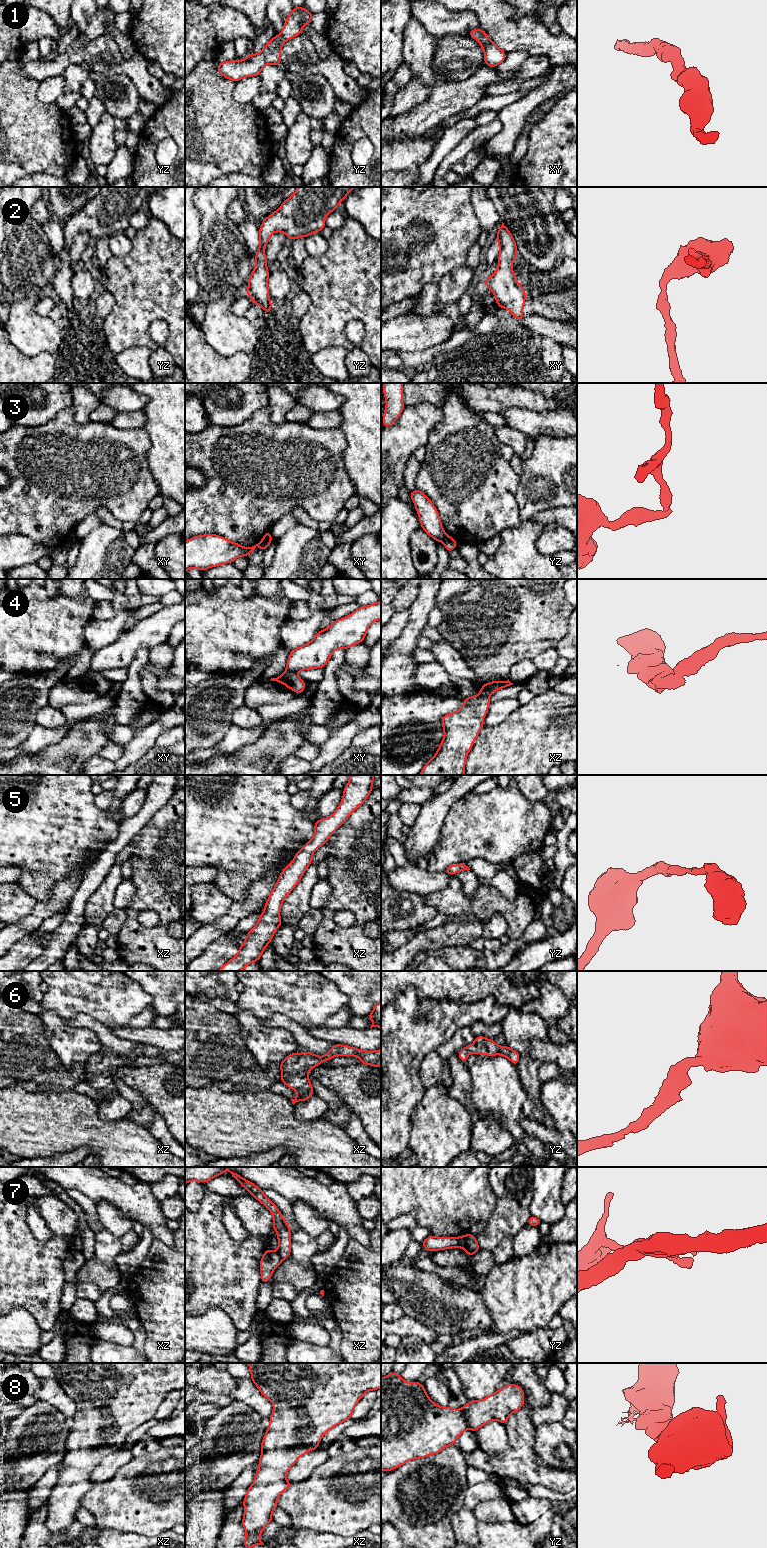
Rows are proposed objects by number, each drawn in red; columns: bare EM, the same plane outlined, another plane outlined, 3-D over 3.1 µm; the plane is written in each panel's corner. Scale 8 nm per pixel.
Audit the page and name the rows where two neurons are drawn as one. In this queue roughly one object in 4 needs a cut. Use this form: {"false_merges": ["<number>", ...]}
{"false_merges": ["3", "4", "7"]}

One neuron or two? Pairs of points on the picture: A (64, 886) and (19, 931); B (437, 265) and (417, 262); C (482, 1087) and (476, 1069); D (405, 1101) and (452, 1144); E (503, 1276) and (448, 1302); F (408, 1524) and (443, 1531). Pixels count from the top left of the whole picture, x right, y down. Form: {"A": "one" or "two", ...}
{"A": "one", "B": "one", "C": "one", "D": "two", "E": "two", "F": "one"}

